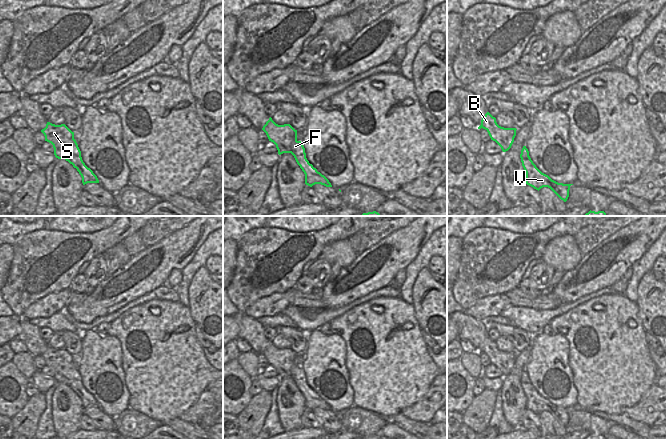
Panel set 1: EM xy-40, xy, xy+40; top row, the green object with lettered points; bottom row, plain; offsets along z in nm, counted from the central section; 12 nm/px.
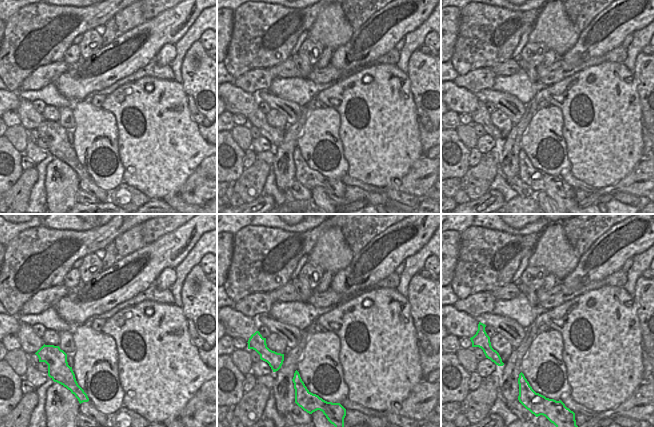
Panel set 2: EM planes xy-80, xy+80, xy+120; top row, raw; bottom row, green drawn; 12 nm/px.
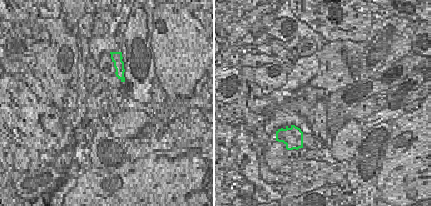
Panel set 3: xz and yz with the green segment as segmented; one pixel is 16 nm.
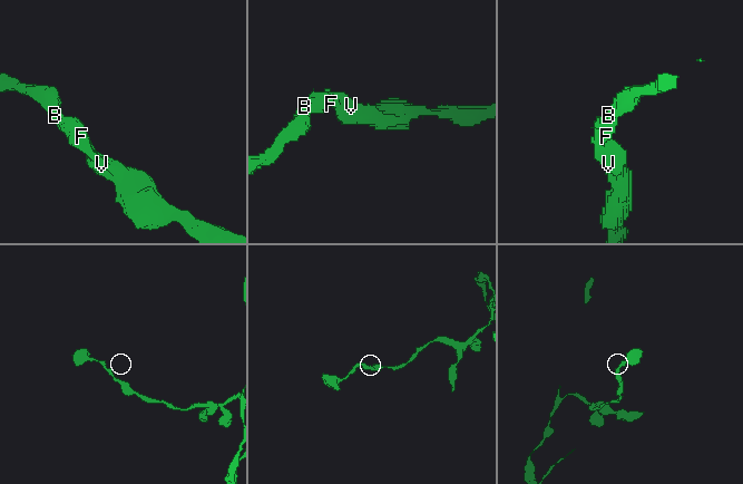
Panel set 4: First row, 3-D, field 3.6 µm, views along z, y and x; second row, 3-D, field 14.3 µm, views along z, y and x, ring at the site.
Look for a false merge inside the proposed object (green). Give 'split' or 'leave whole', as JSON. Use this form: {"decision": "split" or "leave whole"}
{"decision": "leave whole"}

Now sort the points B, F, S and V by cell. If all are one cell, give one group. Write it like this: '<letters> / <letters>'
B F S V

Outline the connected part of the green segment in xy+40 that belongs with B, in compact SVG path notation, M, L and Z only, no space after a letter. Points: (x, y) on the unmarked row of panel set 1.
M489 336L481 344L481 349L478 353L485 353L491 364L495 365L502 373L503 376L508 375L516 360L516 352L504 352L497 348L496 342Z

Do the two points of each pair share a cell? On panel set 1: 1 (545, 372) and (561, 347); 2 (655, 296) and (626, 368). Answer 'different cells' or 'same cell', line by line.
1: same cell
2: different cells

